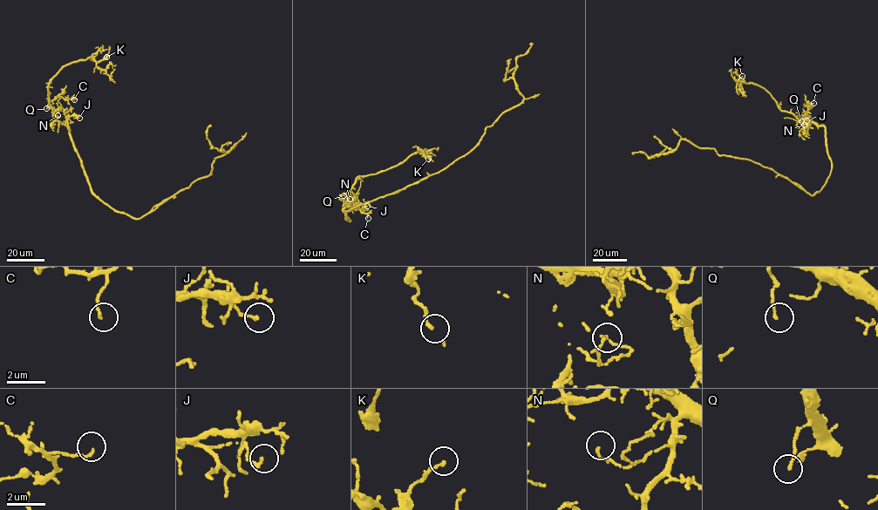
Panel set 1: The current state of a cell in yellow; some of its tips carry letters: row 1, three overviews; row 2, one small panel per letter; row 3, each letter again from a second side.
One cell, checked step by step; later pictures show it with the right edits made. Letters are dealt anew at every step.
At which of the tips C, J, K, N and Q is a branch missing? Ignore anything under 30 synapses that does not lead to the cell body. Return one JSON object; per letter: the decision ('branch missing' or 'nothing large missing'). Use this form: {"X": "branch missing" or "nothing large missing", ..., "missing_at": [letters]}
{"C": "nothing large missing", "J": "nothing large missing", "K": "nothing large missing", "N": "nothing large missing", "Q": "nothing large missing", "missing_at": []}

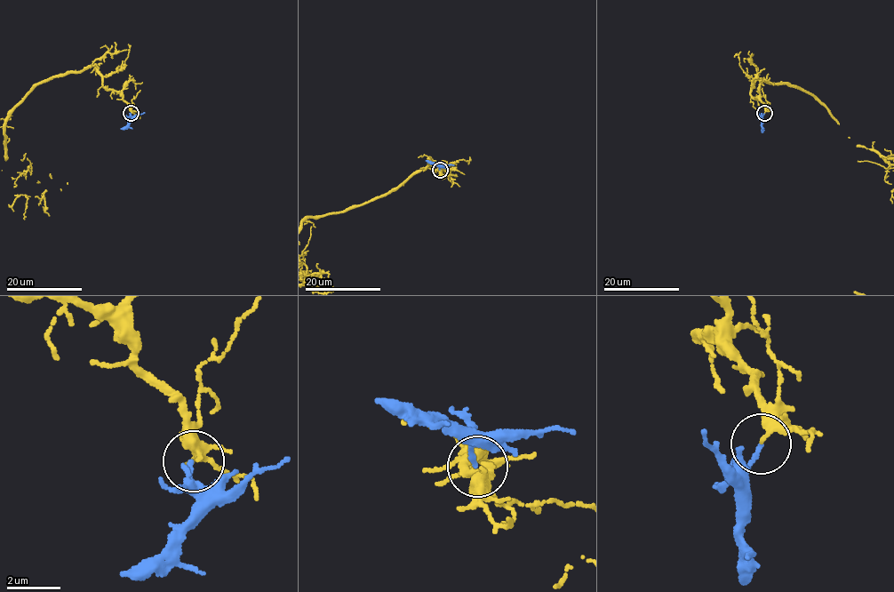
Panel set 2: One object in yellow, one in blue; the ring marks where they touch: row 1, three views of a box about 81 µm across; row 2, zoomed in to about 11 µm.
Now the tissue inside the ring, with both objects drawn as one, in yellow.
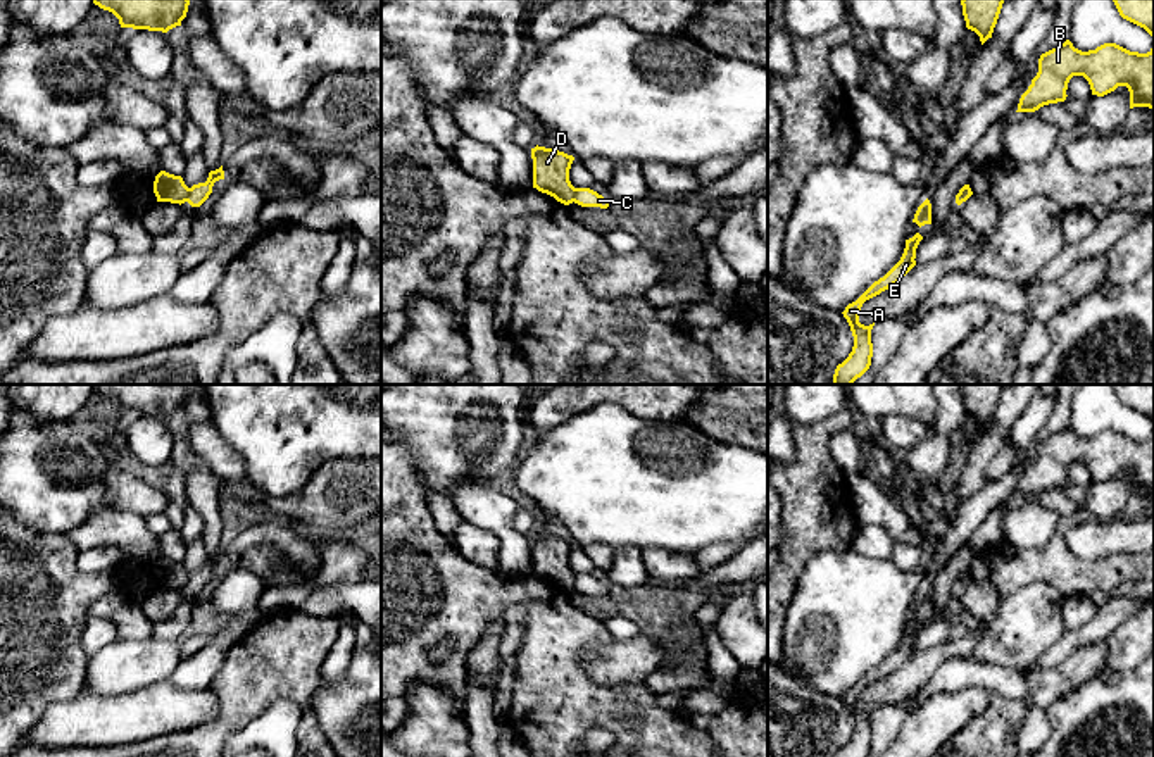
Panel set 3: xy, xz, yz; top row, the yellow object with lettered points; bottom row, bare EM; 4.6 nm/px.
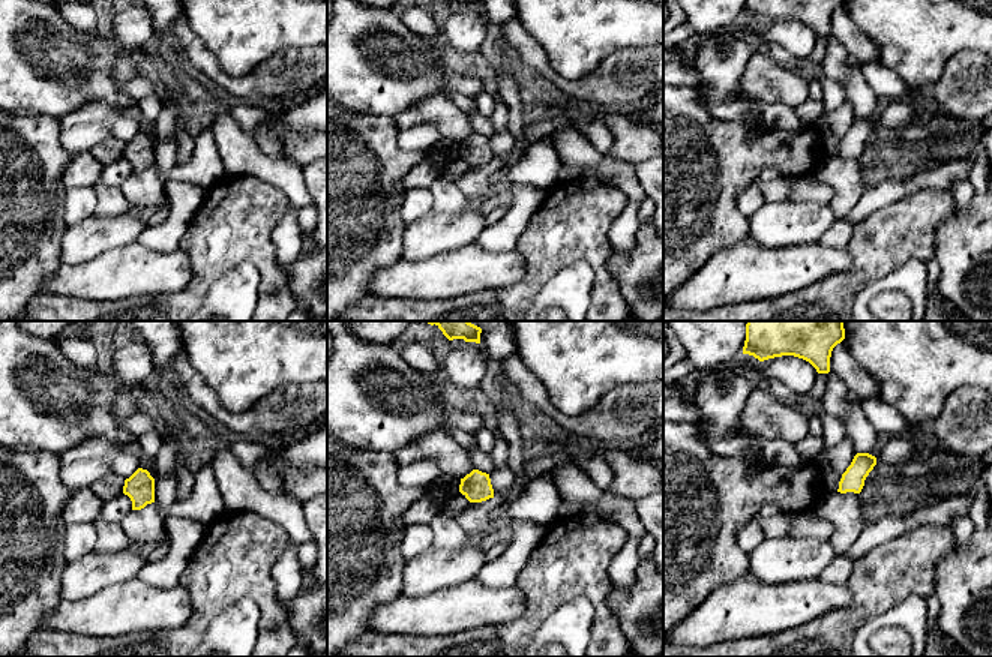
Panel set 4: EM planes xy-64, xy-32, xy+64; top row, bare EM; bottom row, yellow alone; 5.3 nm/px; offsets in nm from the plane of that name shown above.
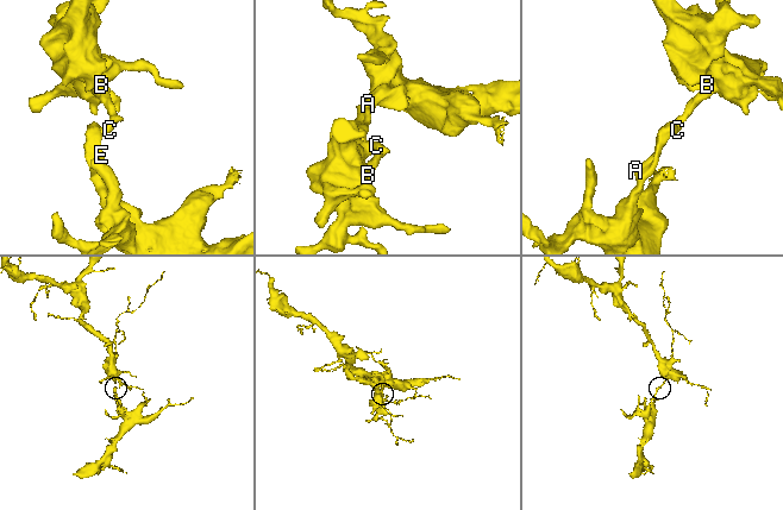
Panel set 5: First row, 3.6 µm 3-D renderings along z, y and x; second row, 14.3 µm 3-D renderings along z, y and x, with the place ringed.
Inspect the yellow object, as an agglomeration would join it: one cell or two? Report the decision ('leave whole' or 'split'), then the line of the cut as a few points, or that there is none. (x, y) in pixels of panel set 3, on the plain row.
split; cut xy (190, 575), (185, 587)

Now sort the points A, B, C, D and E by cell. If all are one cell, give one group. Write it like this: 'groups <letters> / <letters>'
groups A D E / B C

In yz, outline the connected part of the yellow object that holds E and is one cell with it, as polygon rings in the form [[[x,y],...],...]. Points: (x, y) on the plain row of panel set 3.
[[[919,619],[906,626],[906,635],[900,647],[883,664],[875,667],[856,688],[849,690],[842,698],[850,712],[854,733],[849,743],[842,750],[838,750],[835,757],[869,755],[873,743],[871,716],[875,709],[869,712],[859,709],[861,693],[866,686],[897,671],[916,652],[916,635],[921,626],[923,622]]]

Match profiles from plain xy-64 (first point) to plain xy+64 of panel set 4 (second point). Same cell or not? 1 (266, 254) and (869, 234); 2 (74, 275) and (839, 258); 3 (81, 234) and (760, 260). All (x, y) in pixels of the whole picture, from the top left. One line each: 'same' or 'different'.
1: same
2: same
3: different

